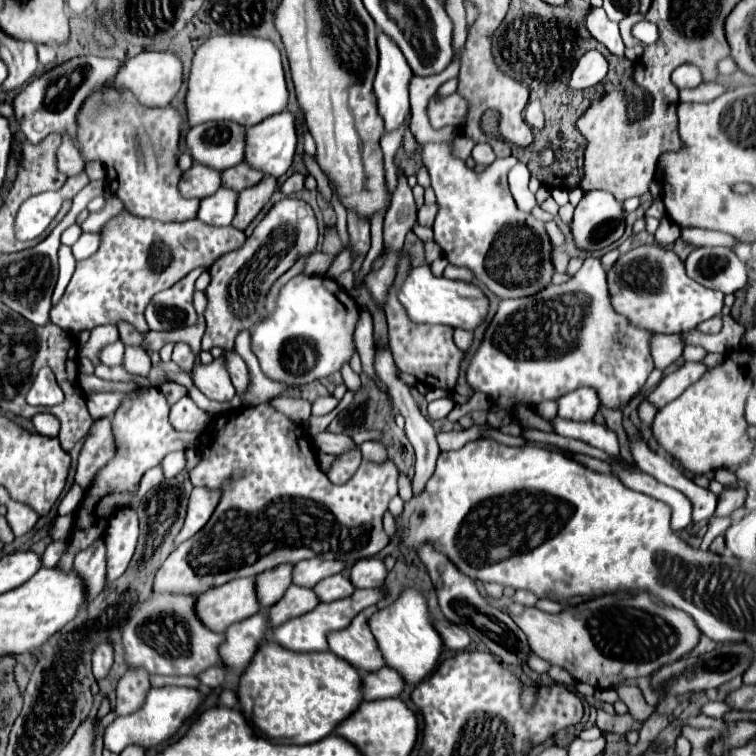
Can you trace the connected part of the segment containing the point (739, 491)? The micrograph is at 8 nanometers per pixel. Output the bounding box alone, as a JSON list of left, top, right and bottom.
[716,488,746,516]

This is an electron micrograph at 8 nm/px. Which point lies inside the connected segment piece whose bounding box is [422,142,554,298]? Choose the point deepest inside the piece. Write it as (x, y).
(478, 226)

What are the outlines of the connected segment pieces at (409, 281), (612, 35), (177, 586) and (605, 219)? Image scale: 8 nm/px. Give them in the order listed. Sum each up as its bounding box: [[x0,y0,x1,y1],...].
[[398,264,488,330],[586,8,624,56],[154,404,398,594],[570,190,624,250]]

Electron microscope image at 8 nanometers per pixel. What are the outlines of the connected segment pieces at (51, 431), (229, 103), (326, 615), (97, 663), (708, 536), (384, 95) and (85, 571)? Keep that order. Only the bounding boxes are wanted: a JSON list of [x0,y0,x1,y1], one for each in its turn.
[[32,414,60,436],[184,34,288,128],[274,586,384,652],[92,644,114,680],[702,516,732,548],[374,32,414,132],[74,540,106,604]]

